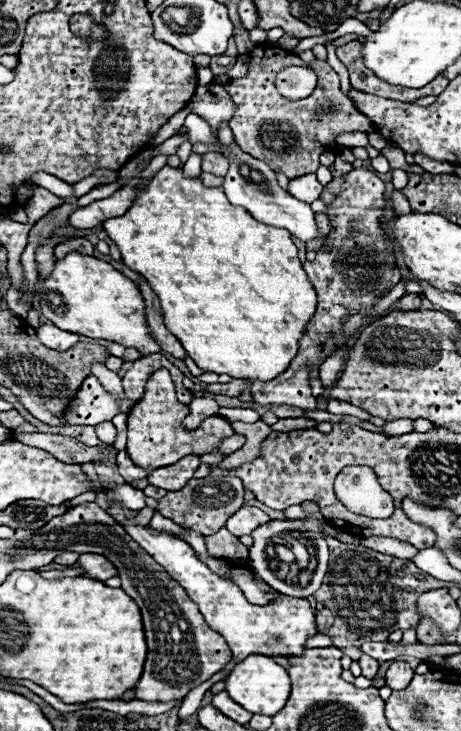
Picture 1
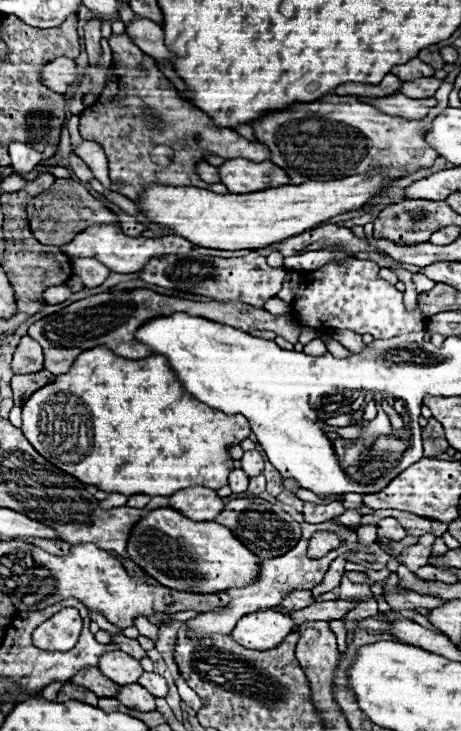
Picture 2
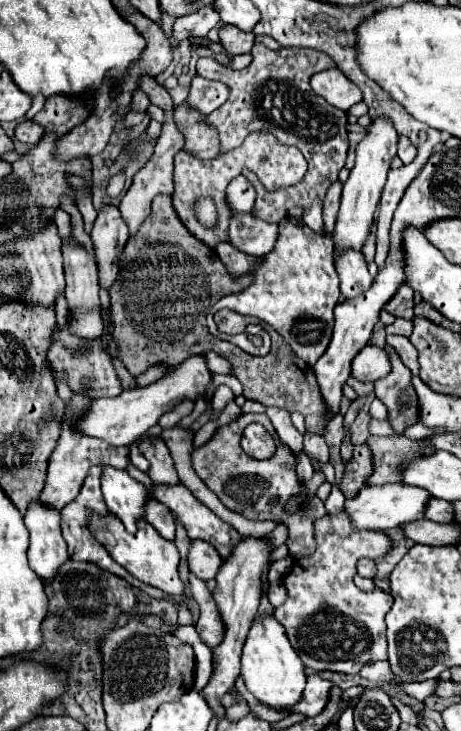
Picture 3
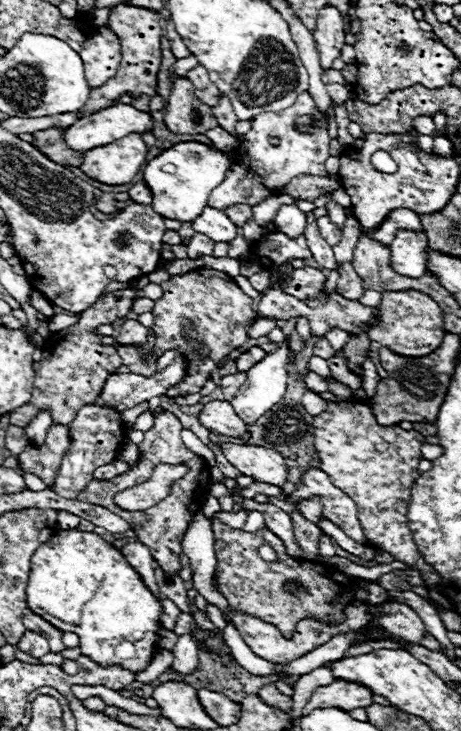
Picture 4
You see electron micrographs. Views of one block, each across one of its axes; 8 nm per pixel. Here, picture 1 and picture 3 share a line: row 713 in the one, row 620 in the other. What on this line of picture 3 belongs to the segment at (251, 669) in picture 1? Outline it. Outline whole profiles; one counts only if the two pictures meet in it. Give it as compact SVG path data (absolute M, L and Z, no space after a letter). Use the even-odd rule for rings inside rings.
M274 616L254 618L242 650L242 674L246 688L264 704L272 708L290 708L302 698L304 690L304 662L288 642L284 626Z

